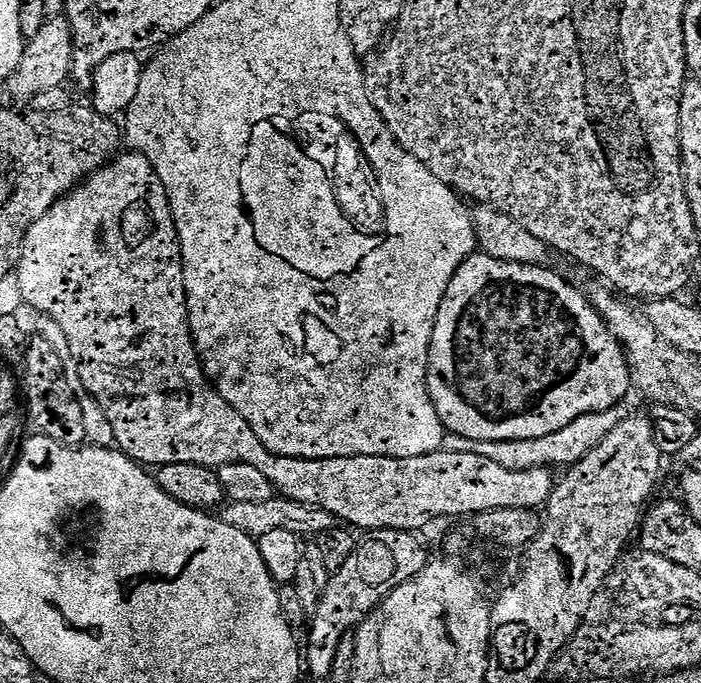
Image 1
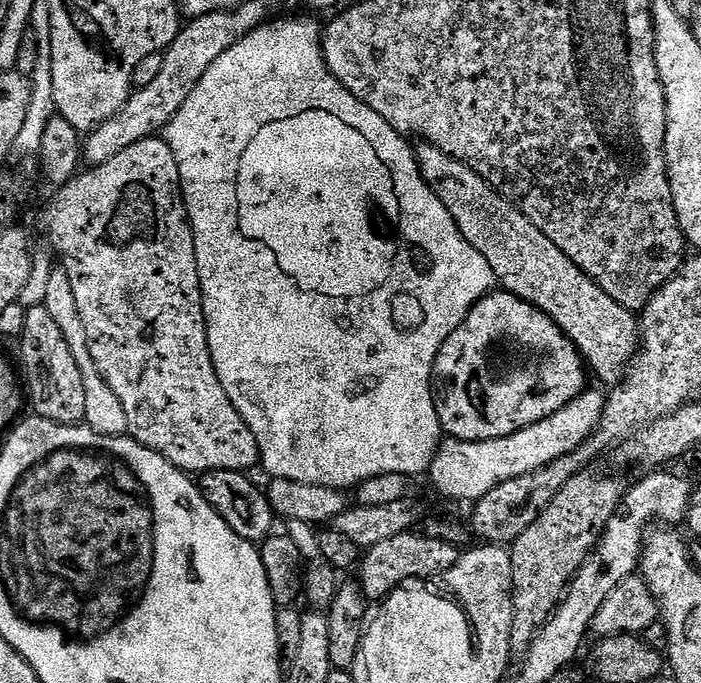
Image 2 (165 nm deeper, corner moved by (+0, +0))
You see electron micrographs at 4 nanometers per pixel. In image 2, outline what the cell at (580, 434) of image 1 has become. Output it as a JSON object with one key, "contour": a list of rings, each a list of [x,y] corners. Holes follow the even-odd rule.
{"contour":[[[585,391],[583,394],[571,400],[562,410],[542,418],[540,422],[534,422],[532,426],[526,426],[506,438],[494,438],[493,440],[454,440],[445,439],[436,449],[436,457],[430,462],[430,476],[432,472],[432,484],[444,496],[452,500],[469,500],[475,502],[481,500],[494,486],[502,482],[510,482],[510,478],[522,478],[522,474],[530,474],[539,468],[547,468],[558,458],[573,452],[580,447],[585,440],[596,431],[597,424],[604,417],[605,393]]]}

